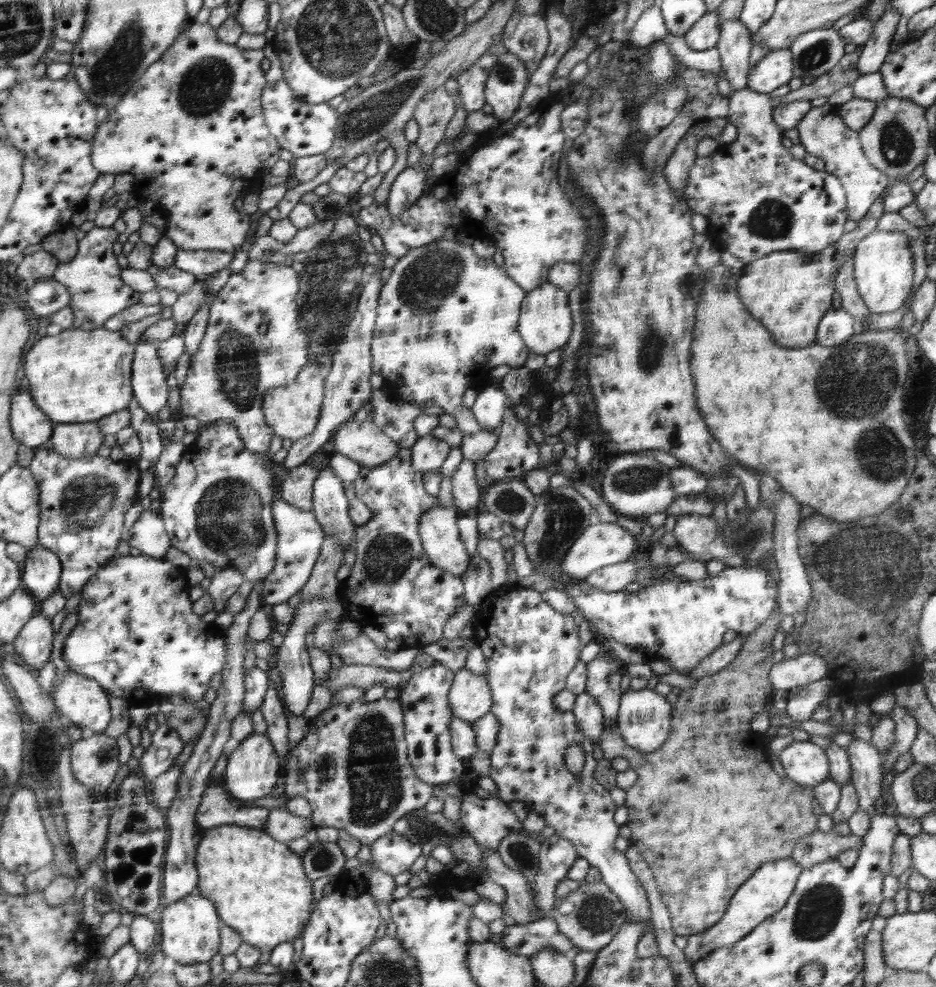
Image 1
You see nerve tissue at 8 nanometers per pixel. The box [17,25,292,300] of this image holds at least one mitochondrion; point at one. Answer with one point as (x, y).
(203, 89)

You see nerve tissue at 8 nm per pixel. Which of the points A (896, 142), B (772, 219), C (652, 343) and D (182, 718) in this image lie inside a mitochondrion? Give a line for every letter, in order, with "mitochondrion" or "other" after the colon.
A: mitochondrion
B: mitochondrion
C: mitochondrion
D: mitochondrion

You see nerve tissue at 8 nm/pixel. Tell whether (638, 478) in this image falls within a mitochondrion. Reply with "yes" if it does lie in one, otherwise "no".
yes

